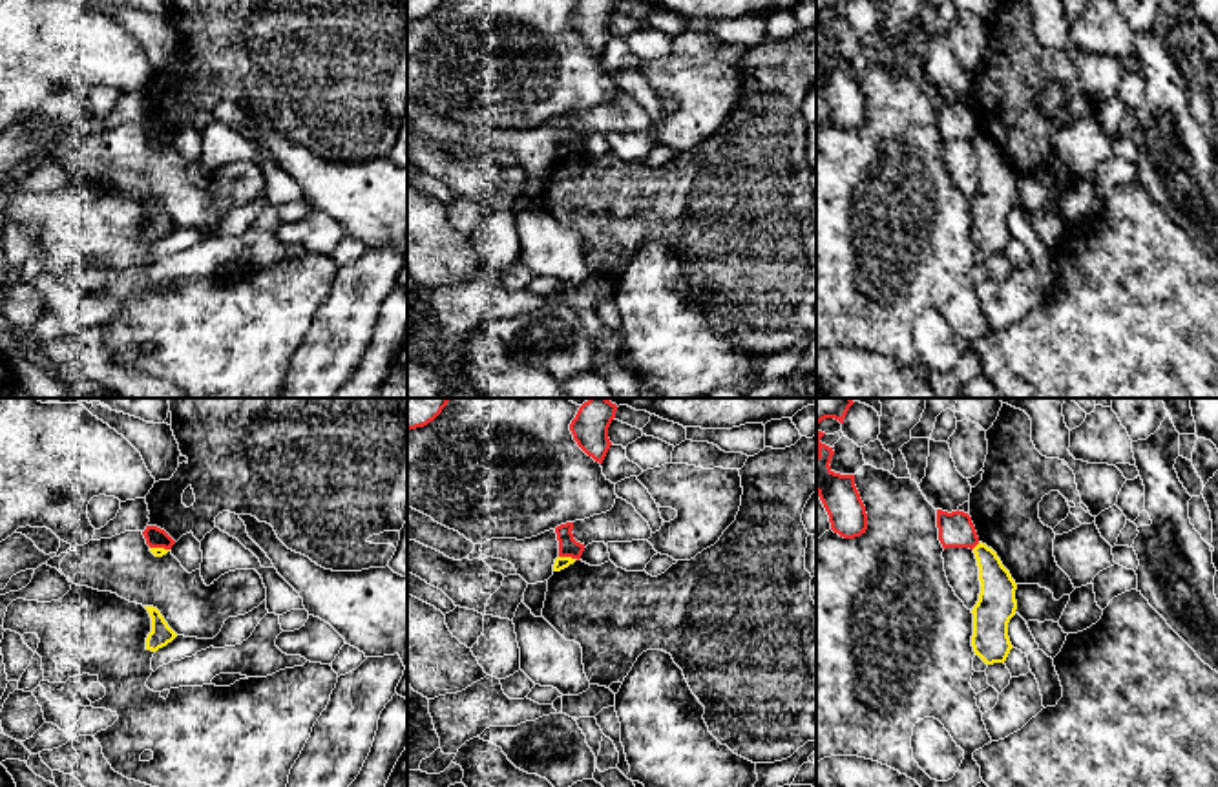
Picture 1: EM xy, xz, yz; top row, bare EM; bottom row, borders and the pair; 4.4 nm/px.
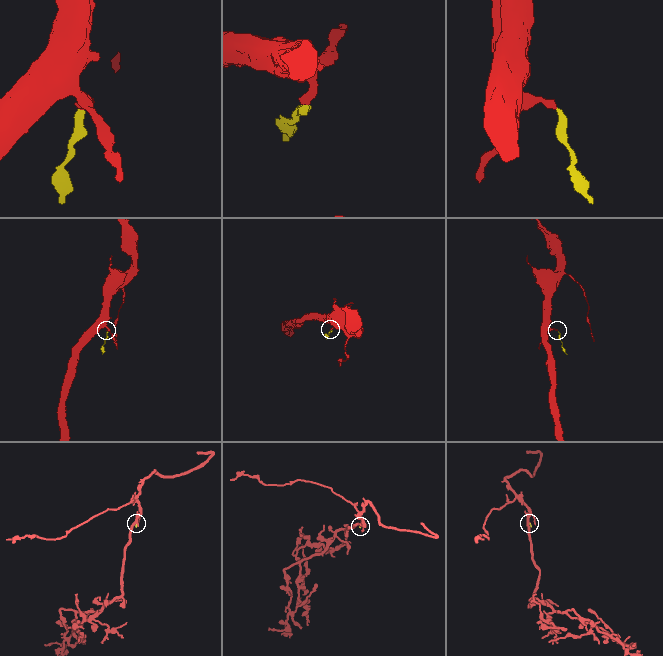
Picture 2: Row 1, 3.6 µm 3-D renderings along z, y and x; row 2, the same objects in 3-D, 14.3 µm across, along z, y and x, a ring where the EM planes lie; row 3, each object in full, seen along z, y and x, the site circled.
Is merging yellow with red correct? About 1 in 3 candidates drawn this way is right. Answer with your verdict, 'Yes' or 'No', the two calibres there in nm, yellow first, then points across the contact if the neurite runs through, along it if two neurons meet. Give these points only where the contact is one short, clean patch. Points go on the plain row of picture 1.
No. Thickness 60 nm (yellow) against 90 nm. Boundary: xz (559, 146), (577, 150)

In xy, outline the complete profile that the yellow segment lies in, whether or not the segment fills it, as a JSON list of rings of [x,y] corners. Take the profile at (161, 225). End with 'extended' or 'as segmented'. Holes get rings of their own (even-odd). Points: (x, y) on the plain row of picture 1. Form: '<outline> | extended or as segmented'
[[[144,197],[152,208],[152,223],[146,228],[146,241],[157,243],[172,234],[177,225],[168,217],[161,203],[153,197]]] | as segmented

